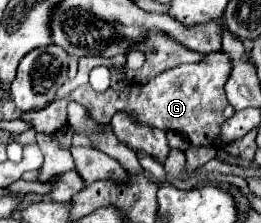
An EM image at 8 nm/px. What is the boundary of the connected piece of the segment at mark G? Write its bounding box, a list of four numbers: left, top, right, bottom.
[23,50,235,146]

